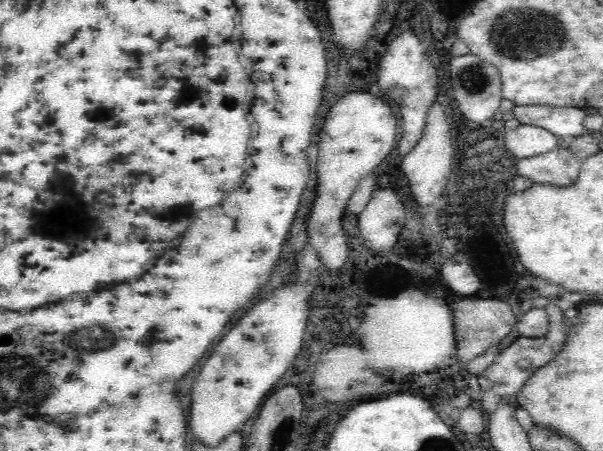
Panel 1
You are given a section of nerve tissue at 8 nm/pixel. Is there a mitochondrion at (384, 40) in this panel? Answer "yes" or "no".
no

